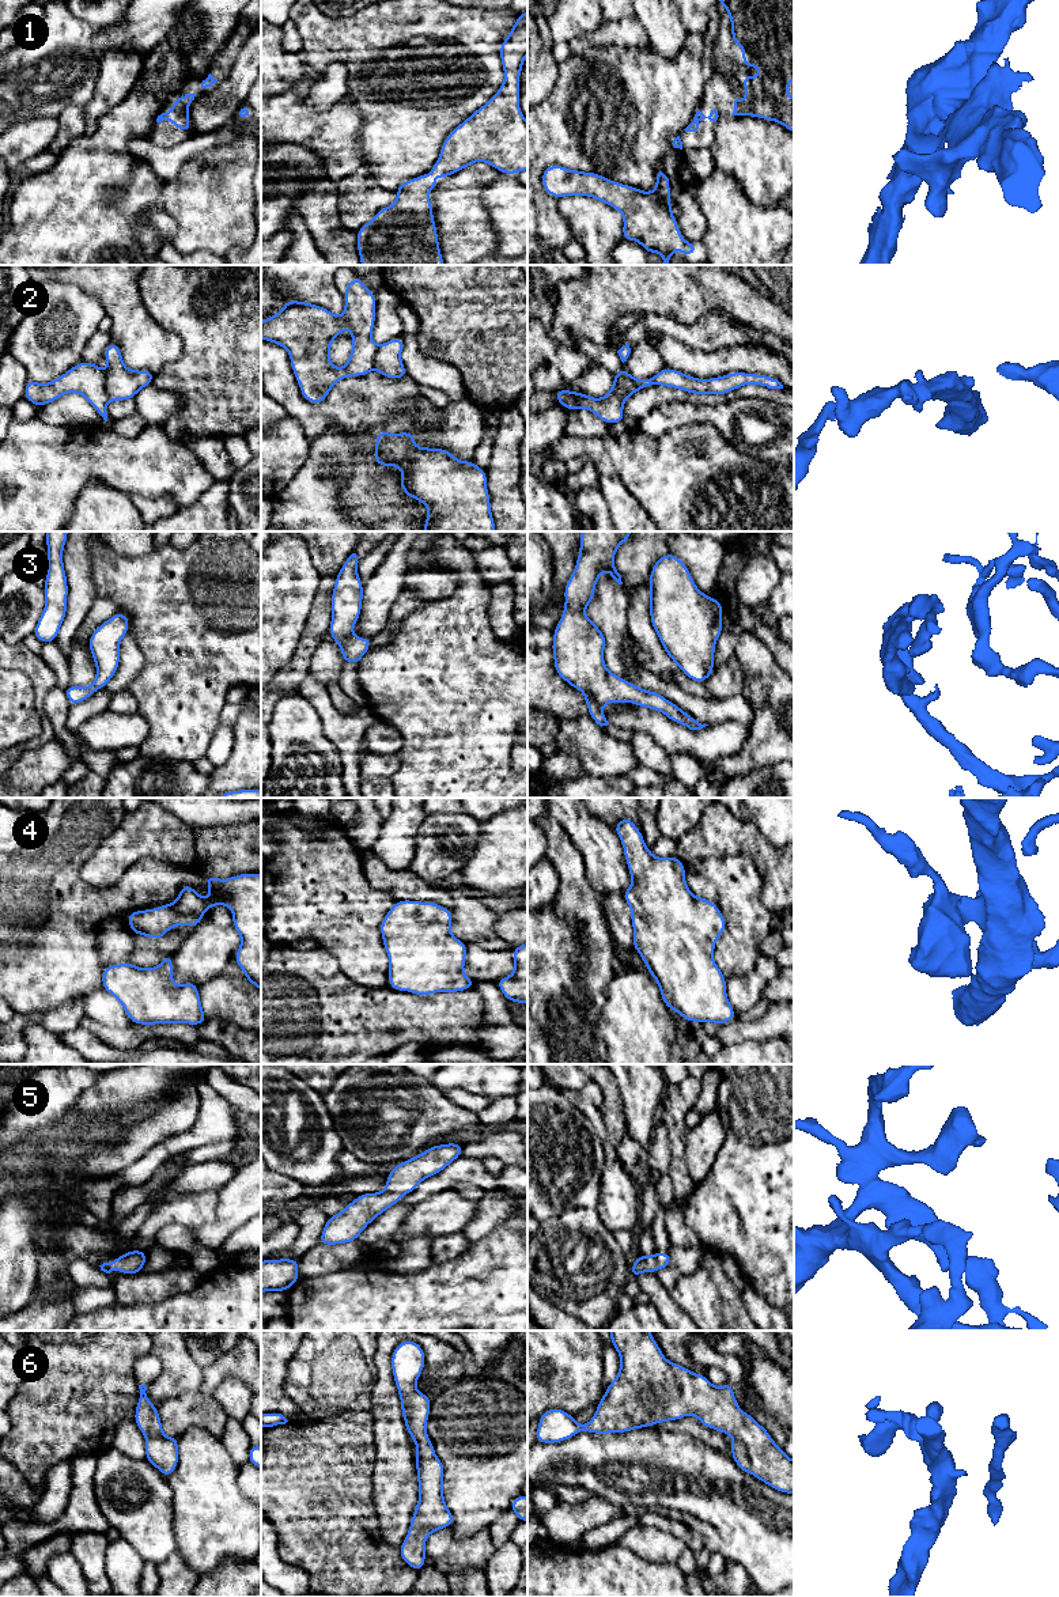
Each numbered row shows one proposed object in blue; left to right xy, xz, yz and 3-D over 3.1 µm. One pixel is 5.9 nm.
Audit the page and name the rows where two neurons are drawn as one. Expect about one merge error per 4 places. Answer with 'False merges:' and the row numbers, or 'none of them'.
False merges: 2

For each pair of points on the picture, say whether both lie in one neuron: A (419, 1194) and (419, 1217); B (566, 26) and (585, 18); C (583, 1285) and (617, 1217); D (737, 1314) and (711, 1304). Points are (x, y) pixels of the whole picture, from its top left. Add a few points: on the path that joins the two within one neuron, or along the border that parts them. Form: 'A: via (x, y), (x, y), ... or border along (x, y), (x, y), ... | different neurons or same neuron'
A: border along (449, 1189), (428, 1194), (412, 1206) | different neurons
B: via (570, 22), (574, 18), (581, 18) | same neuron
C: border along (594, 1210), (608, 1232) | different neurons
D: border along (710, 1278), (722, 1302), (723, 1316) | different neurons

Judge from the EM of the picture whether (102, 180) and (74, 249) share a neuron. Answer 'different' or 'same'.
same

